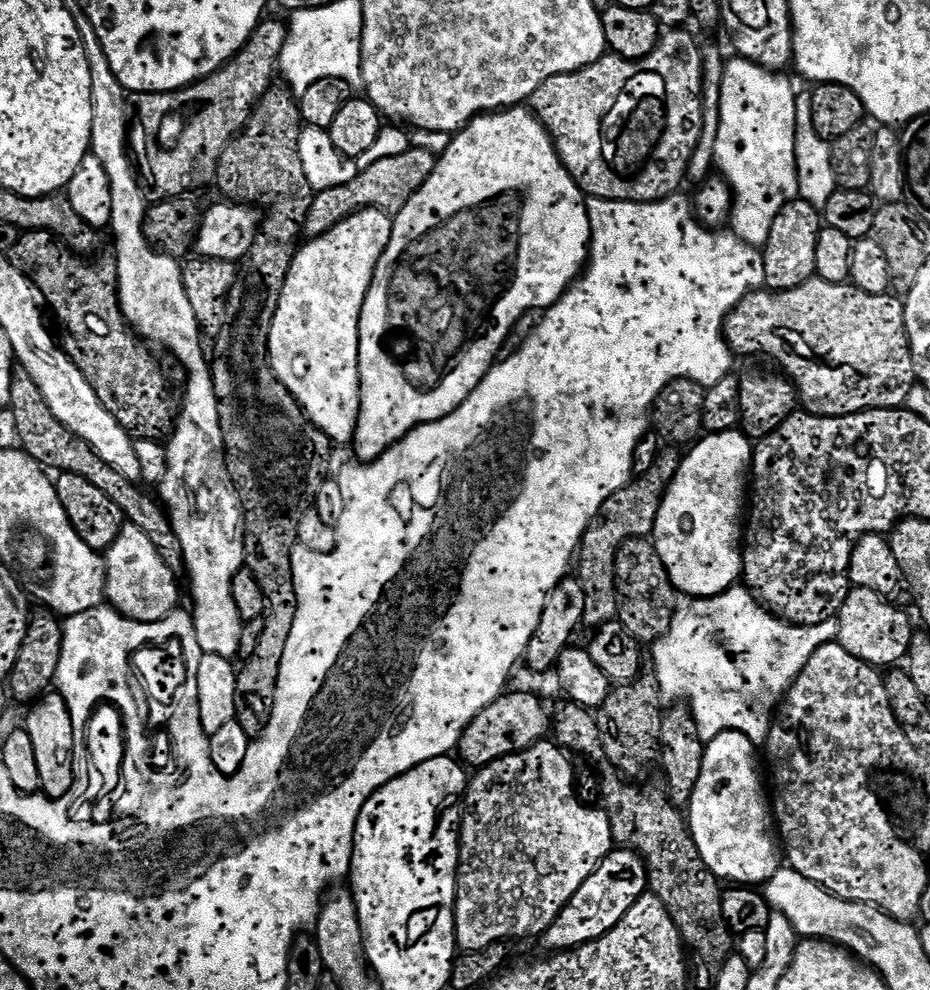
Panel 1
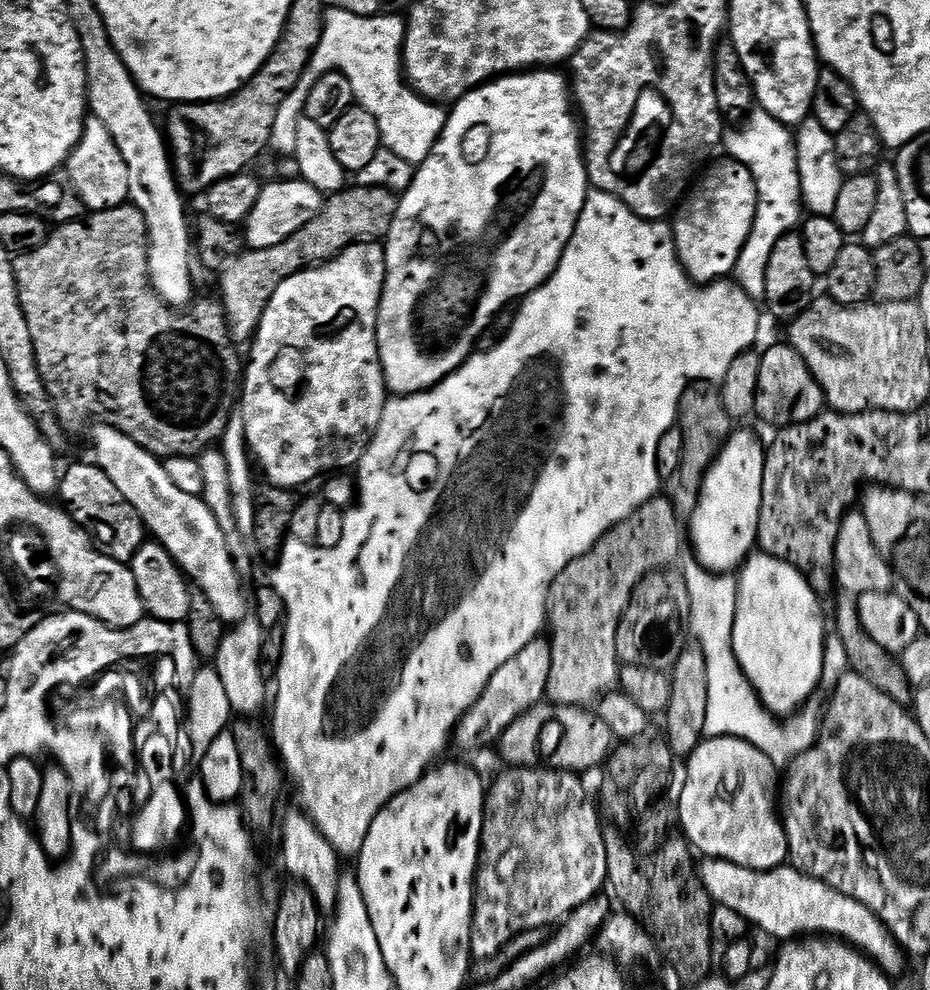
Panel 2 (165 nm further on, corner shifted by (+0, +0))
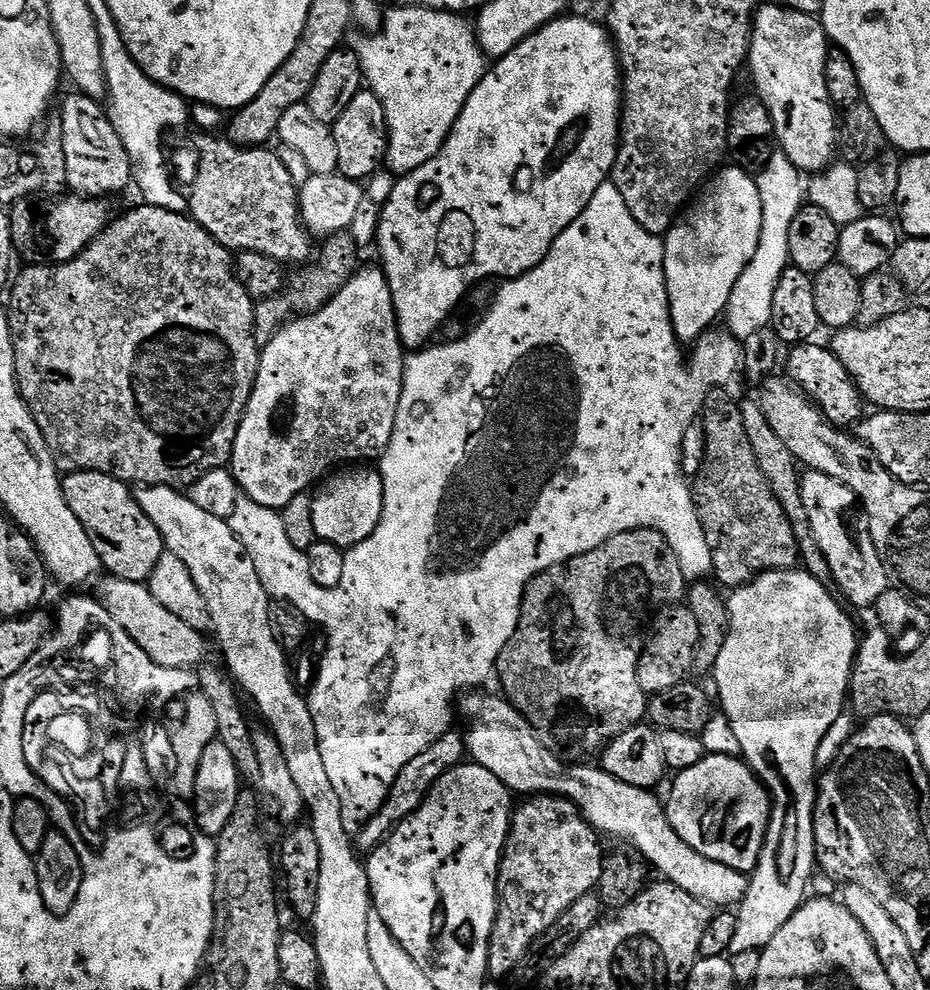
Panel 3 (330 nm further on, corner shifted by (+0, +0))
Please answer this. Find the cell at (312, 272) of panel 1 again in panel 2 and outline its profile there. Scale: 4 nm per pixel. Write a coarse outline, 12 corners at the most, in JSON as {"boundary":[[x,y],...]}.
{"boundary":[[384,244],[286,278],[238,411],[297,490],[359,465],[390,393]]}

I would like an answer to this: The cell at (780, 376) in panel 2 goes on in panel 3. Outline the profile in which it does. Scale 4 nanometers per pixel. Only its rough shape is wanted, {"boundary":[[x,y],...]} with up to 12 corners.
{"boundary":[[831,347],[787,353],[787,379],[830,423],[851,429],[866,401]]}

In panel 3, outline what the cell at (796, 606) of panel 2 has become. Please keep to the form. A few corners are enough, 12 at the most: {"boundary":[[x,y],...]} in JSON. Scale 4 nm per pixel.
{"boundary":[[769,571],[726,600],[714,669],[772,817],[732,956],[809,895],[816,755],[858,632],[829,585]]}

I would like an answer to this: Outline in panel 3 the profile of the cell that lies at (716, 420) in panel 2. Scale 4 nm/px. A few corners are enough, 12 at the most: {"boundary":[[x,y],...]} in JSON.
{"boundary":[[737,398],[704,400],[690,487],[715,581],[793,569],[799,545]]}

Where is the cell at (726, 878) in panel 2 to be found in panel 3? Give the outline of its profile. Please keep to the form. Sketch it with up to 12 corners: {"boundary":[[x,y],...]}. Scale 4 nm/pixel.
{"boundary":[[461,695],[466,752],[509,792],[559,796],[667,883],[736,906],[710,862],[649,789],[560,760],[503,695]]}

